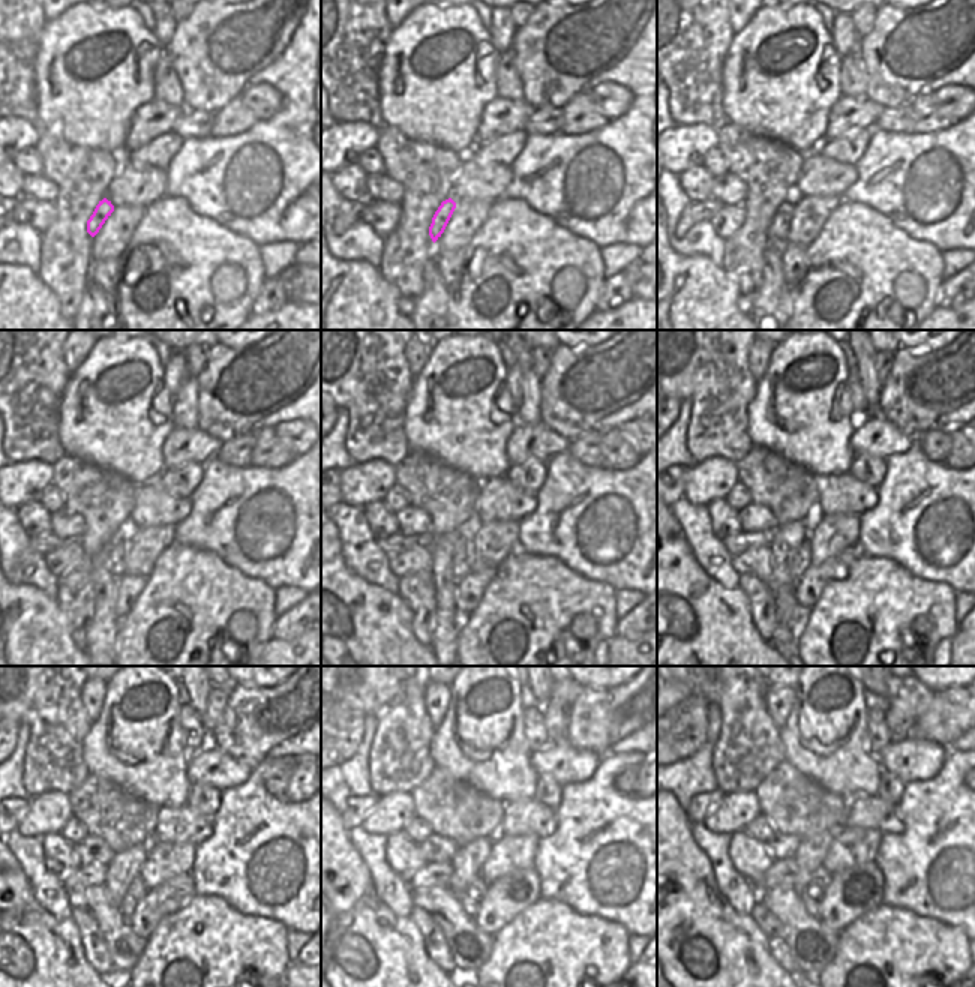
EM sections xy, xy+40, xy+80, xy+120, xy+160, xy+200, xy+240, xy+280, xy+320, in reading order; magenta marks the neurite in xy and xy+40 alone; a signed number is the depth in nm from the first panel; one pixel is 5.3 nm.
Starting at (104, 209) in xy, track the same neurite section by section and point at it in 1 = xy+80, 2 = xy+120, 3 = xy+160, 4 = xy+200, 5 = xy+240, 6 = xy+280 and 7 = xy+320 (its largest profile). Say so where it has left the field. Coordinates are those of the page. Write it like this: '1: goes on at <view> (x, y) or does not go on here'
1: goes on at xy+80 (779, 228)
2: goes on at xy+120 (117, 546)
3: goes on at xy+160 (464, 554)
4: goes on at xy+200 (801, 563)
5: goes on at xy+240 (137, 891)
6: goes on at xy+280 (470, 899)
7: goes on at xy+320 (812, 896)

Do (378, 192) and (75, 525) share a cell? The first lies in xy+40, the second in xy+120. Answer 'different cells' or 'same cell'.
same cell

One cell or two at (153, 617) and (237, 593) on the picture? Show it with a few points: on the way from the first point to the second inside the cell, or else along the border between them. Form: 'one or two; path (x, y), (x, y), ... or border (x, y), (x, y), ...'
one; path (174, 599), (216, 597)

